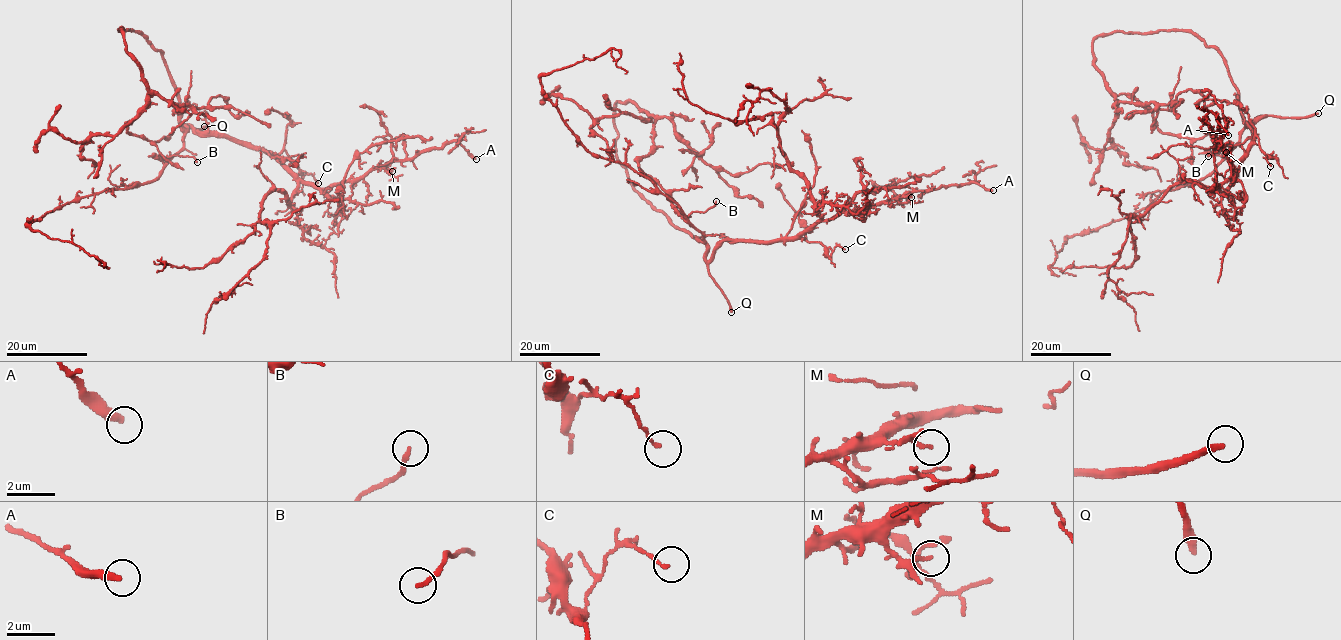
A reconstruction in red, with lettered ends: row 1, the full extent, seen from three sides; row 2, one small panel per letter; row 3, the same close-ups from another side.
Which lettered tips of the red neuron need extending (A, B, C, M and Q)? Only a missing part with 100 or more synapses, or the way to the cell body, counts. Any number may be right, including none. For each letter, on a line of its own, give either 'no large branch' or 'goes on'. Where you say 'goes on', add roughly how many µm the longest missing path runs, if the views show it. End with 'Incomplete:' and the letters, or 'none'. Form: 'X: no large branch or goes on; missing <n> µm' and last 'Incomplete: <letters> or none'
A: no large branch
B: no large branch
C: no large branch
M: no large branch
Q: goes on; missing 110 µm
Incomplete: Q

